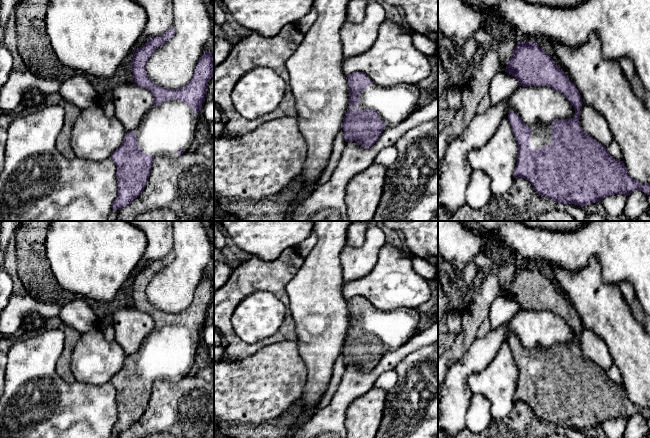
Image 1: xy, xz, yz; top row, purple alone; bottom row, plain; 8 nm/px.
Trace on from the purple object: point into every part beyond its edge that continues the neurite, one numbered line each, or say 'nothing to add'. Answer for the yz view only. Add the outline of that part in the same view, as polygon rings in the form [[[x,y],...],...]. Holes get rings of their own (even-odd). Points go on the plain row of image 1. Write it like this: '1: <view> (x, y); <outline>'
1: yz (541, 358); [[[551,348],[531,351],[532,360],[529,363],[531,372],[549,370],[551,365]]]

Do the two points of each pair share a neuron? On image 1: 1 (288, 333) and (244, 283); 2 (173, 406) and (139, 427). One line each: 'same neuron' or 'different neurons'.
1: same neuron
2: same neuron

